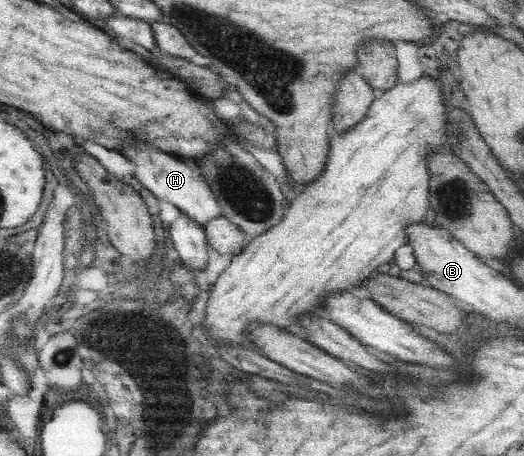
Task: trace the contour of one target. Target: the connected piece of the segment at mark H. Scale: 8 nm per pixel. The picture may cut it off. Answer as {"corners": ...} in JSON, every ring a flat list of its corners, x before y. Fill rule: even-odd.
{"corners":[[129,142,125,144,120,153,128,159,133,166,133,177,145,187,149,193,152,193,157,200,161,200,174,205,181,214,203,227,210,219,220,215,220,209,216,197,209,189,209,185,200,174,195,163,191,161,167,155,146,143]]}

